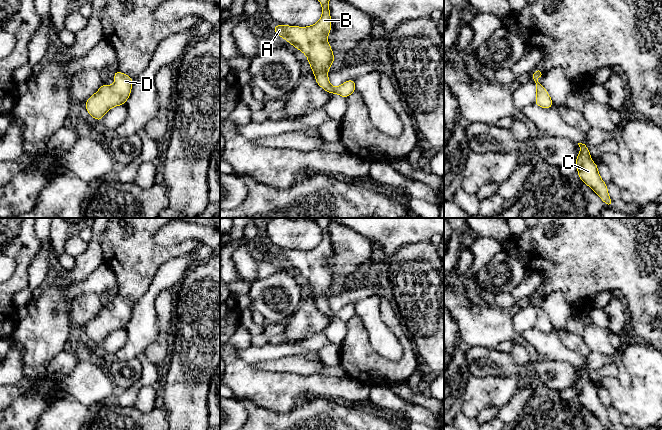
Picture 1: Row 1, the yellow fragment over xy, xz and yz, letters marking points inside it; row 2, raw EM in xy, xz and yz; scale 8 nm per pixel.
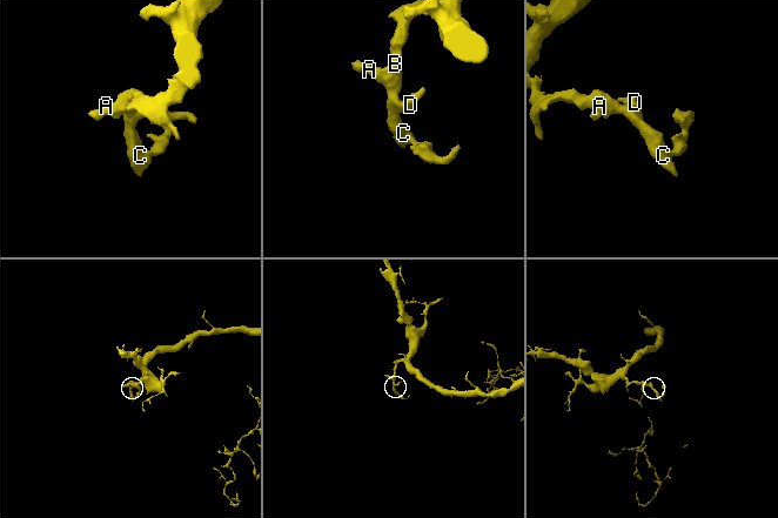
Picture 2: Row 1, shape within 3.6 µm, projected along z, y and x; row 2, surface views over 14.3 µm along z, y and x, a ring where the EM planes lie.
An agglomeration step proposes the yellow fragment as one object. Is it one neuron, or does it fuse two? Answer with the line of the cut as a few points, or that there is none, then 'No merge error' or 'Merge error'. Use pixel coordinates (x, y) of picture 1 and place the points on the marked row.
No split. No merge error

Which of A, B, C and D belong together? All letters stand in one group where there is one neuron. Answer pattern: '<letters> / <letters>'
A B C D

